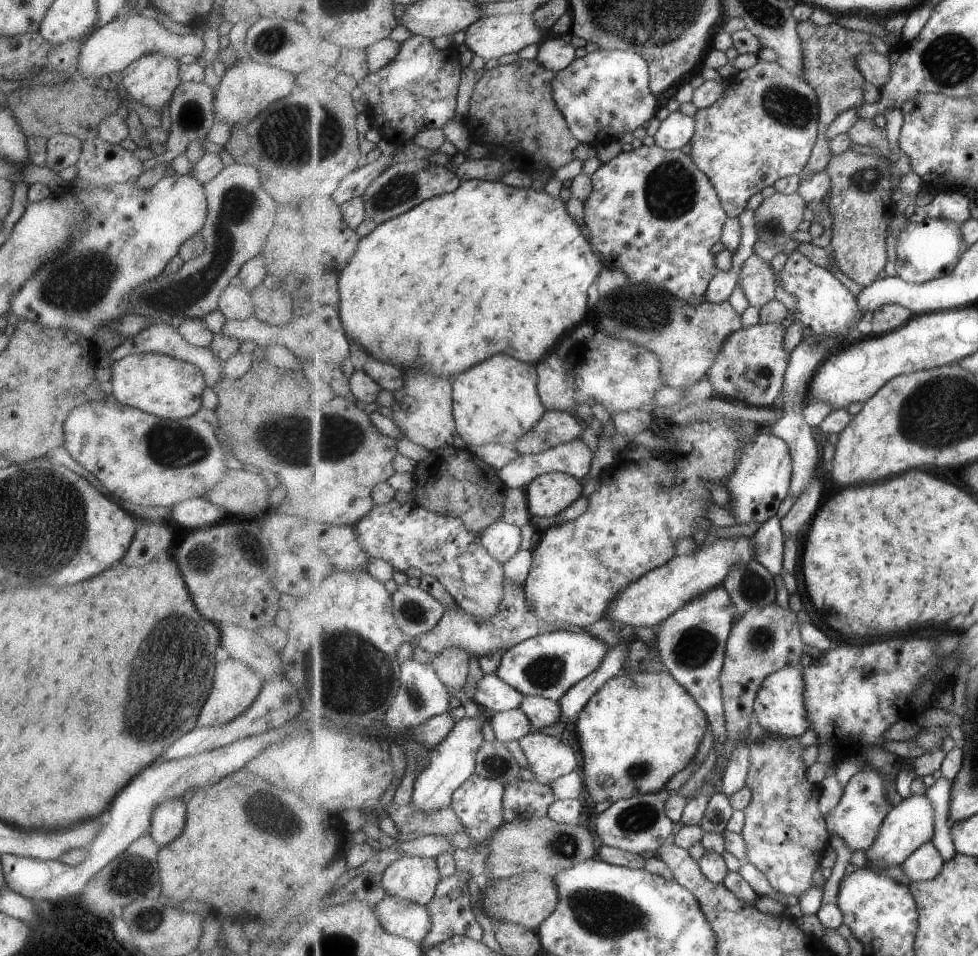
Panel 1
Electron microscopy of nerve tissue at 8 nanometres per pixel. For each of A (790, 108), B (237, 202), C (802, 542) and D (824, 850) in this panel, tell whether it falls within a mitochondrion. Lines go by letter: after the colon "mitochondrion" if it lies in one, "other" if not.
A: mitochondrion
B: mitochondrion
C: other
D: other

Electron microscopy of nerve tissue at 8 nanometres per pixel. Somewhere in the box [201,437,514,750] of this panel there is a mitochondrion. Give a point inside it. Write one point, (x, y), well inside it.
(346, 670)

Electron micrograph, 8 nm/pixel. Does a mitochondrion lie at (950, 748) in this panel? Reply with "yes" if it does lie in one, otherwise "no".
no

